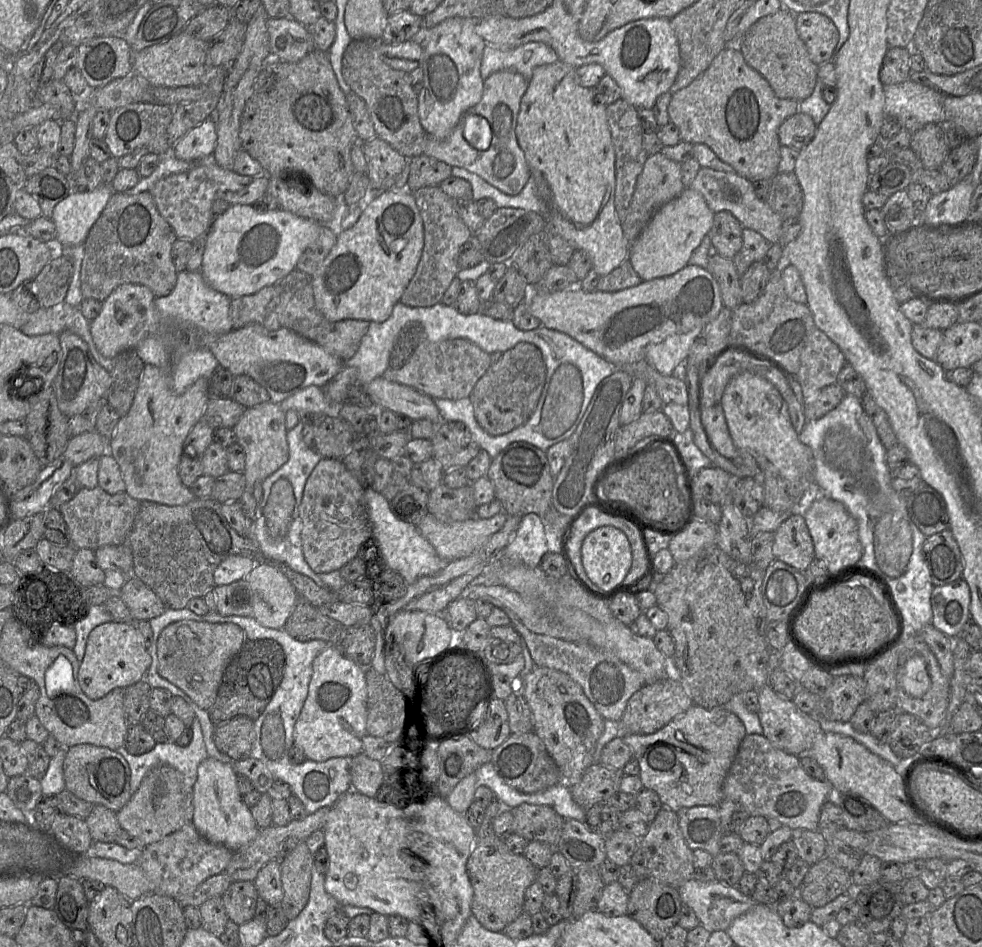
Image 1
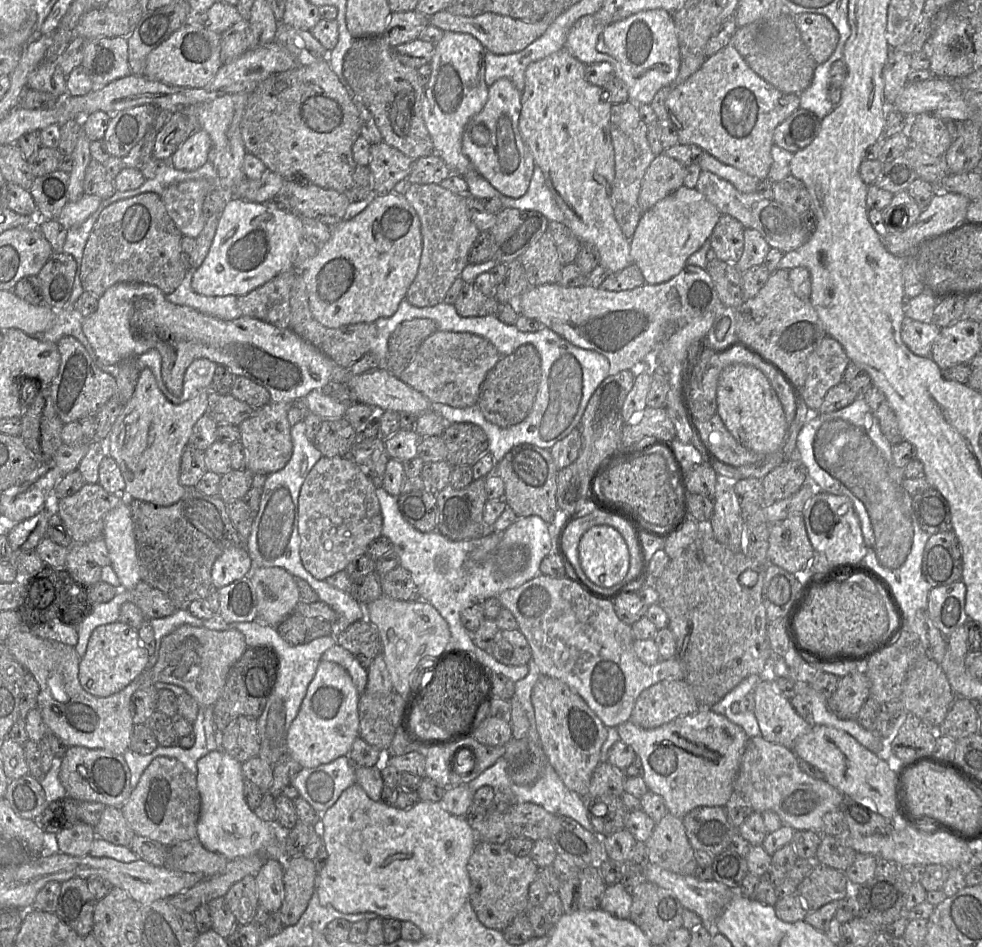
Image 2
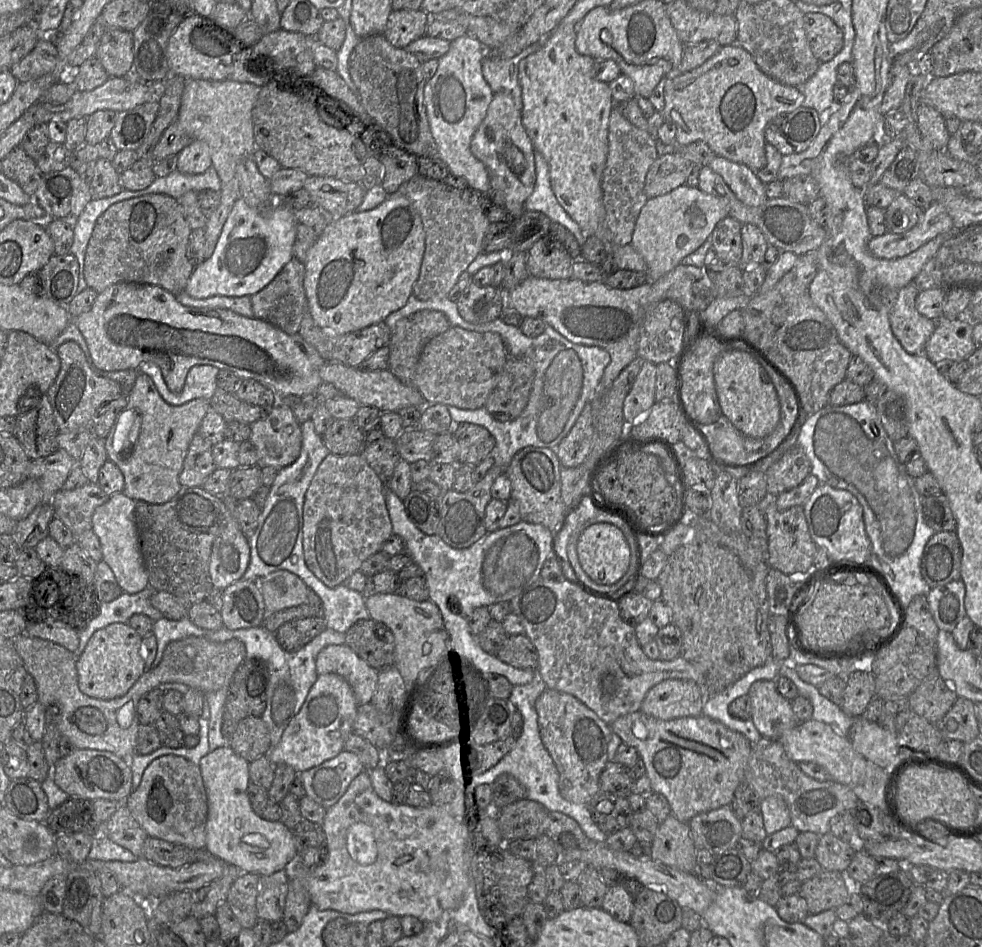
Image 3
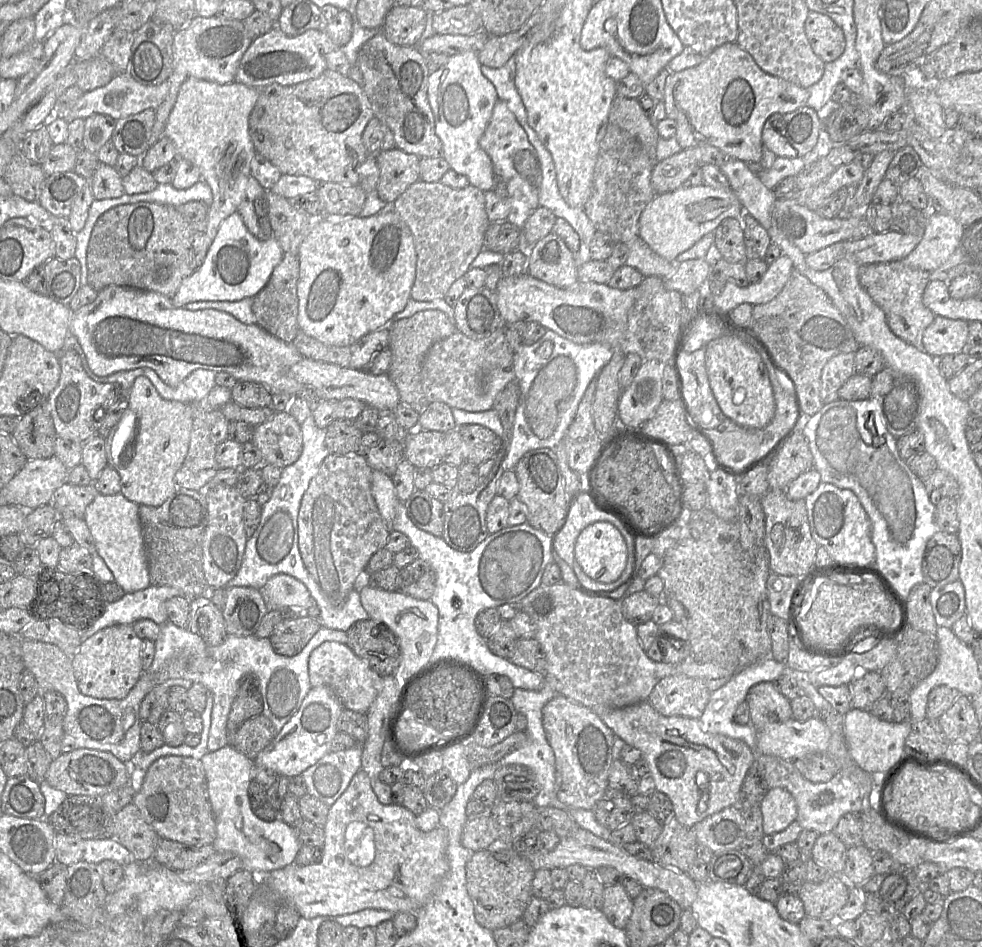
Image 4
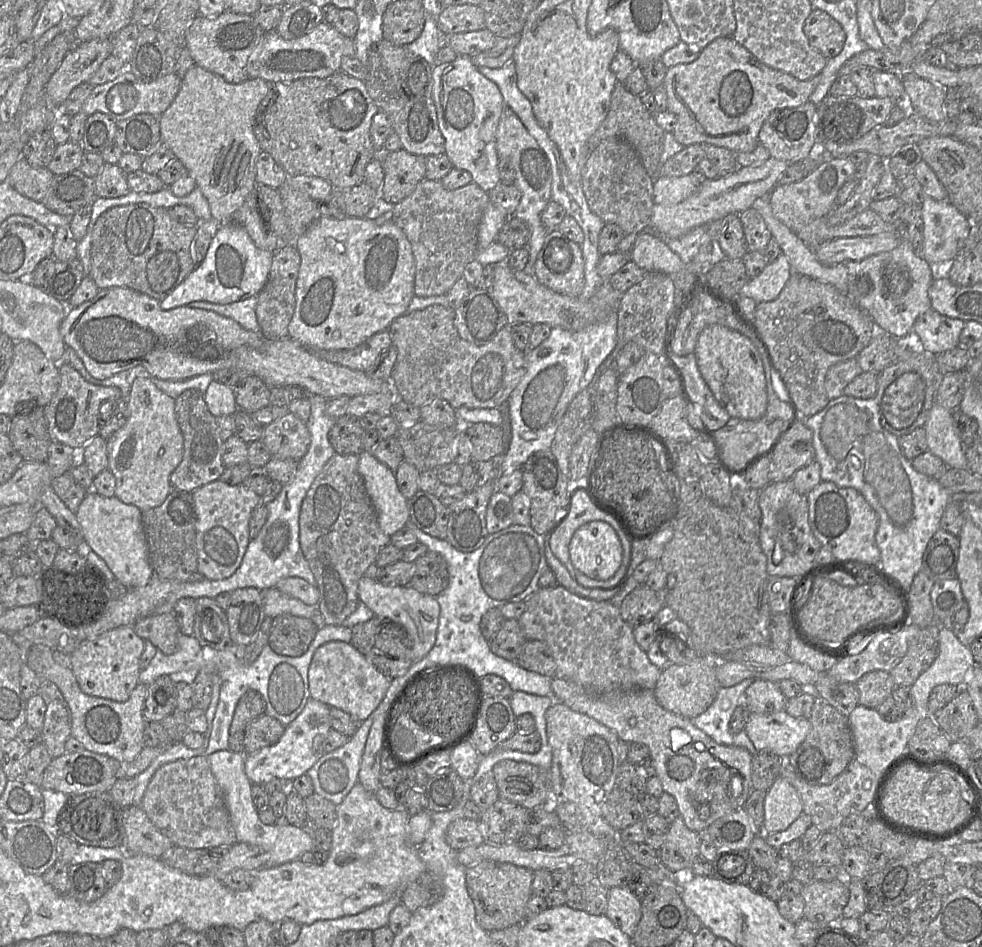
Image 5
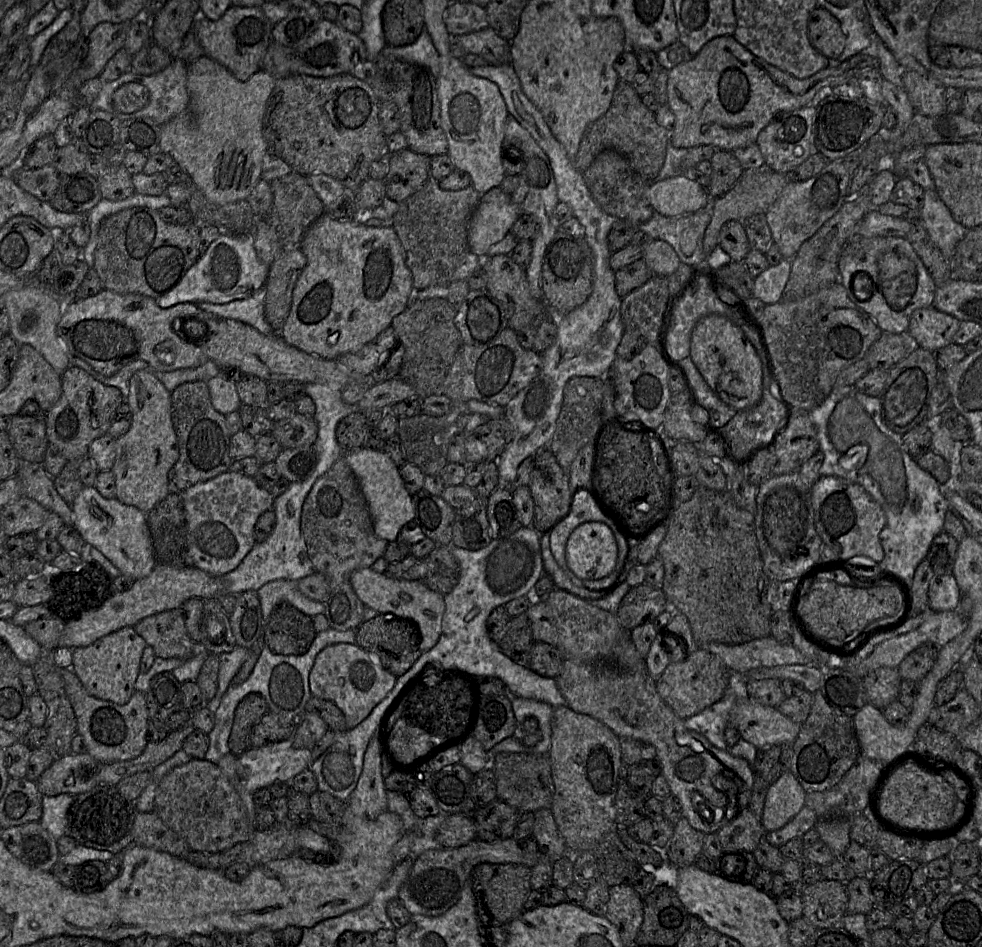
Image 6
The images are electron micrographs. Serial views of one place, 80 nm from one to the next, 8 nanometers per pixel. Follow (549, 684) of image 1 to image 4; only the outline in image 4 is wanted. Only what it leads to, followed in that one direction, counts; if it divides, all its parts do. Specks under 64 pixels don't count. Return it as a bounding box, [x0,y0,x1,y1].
[542,695,614,810]

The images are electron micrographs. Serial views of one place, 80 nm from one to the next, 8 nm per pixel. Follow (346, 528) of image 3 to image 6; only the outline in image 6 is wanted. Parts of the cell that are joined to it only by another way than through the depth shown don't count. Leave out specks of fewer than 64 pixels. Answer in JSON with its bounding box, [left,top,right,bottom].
[301,456,389,631]

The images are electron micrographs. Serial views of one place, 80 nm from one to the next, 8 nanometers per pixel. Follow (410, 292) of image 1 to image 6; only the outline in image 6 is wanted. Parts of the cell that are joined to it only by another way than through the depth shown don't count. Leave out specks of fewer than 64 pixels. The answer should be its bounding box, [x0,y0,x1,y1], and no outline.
[392,181,481,291]

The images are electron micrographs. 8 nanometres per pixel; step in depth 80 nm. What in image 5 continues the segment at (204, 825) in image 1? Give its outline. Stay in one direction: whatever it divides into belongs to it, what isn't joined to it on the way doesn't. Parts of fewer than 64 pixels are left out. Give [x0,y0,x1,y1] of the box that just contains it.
[207,750,313,867]

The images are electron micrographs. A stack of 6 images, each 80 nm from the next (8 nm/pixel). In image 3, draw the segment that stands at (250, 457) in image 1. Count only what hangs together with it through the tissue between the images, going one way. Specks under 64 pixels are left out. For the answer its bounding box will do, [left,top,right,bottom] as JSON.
[249,405,302,468]

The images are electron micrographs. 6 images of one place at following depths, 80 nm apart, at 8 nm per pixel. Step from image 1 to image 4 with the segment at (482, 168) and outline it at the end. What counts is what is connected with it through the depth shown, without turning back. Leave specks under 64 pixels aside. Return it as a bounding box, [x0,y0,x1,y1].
[479,101,542,231]

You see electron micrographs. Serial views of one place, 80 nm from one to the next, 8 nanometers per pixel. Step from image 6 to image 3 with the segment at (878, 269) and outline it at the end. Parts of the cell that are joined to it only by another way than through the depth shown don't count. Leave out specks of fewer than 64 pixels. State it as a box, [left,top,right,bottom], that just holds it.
[889,281,937,354]

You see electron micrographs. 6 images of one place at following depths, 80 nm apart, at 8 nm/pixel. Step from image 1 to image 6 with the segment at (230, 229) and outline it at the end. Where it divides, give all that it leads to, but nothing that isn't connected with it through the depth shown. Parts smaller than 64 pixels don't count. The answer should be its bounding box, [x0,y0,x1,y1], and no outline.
[156,232,269,308]

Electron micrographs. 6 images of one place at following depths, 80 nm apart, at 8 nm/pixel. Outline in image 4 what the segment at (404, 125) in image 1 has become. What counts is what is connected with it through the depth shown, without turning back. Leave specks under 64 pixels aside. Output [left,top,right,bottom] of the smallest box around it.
[356,31,442,158]

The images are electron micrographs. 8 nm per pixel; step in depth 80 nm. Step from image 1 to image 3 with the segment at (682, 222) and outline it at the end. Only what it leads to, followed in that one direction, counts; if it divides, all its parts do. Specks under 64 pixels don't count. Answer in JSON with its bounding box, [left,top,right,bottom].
[630,184,729,281]

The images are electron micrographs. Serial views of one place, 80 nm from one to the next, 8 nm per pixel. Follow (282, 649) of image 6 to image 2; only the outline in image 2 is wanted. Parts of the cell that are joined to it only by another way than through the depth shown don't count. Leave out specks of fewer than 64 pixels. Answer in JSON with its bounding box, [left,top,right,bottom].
[277,612,334,645]

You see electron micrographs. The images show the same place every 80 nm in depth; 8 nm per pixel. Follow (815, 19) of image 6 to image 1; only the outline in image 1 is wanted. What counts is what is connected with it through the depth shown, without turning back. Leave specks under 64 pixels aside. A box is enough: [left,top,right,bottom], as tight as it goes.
[795,12,839,64]

